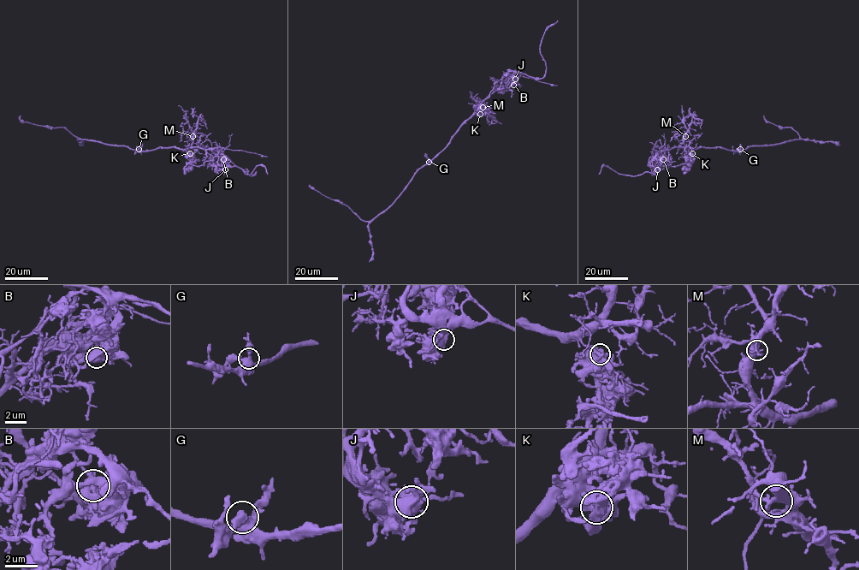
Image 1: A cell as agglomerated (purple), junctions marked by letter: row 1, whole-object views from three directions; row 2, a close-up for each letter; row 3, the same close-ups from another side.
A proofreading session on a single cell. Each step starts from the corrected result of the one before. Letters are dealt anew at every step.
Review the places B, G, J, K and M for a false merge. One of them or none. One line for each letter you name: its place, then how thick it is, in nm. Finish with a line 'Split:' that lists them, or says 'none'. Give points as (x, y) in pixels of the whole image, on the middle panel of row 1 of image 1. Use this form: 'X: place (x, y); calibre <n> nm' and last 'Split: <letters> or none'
B: place (513, 85); calibre 550 nm
Split: B

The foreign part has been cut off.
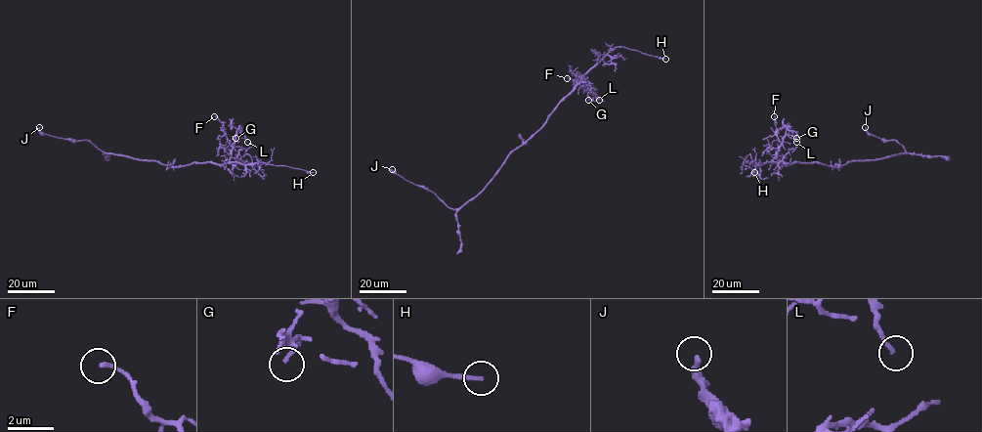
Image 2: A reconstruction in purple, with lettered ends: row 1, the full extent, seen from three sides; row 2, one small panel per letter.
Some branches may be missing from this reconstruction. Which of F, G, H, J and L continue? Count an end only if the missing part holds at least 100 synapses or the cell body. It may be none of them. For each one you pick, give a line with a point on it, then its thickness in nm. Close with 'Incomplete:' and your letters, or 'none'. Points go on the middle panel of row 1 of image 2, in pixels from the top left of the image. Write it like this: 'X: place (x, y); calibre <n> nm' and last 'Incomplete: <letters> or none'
H: place (665, 59); calibre 170 nm
Incomplete: H

